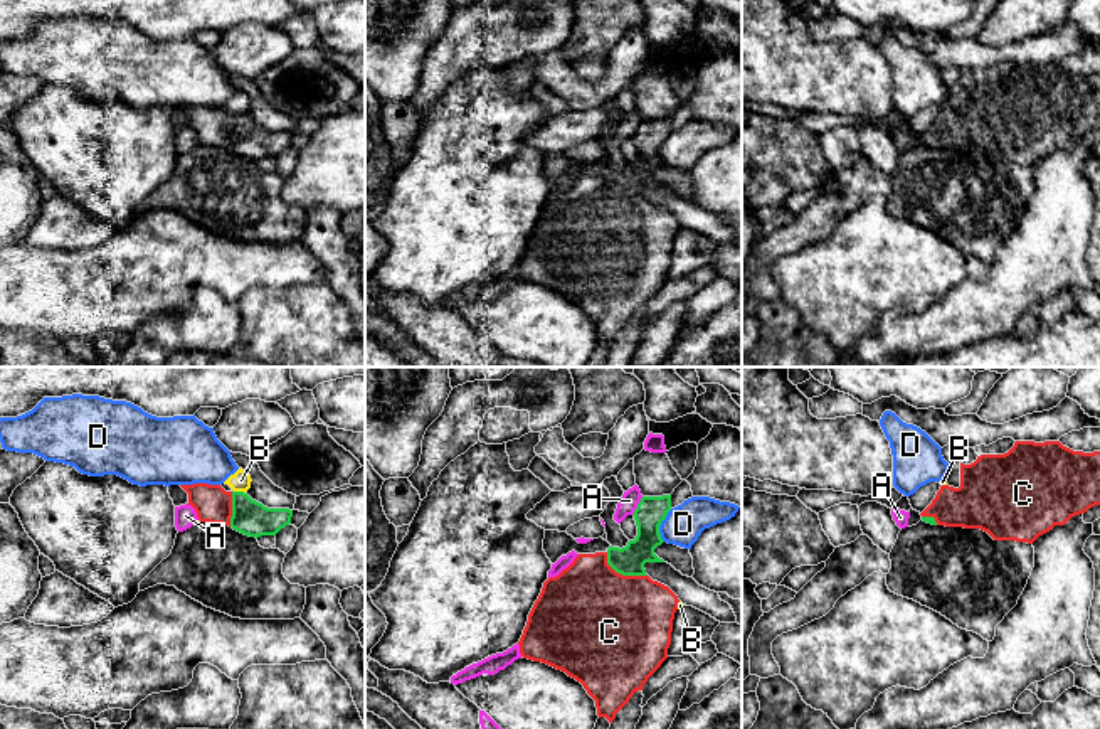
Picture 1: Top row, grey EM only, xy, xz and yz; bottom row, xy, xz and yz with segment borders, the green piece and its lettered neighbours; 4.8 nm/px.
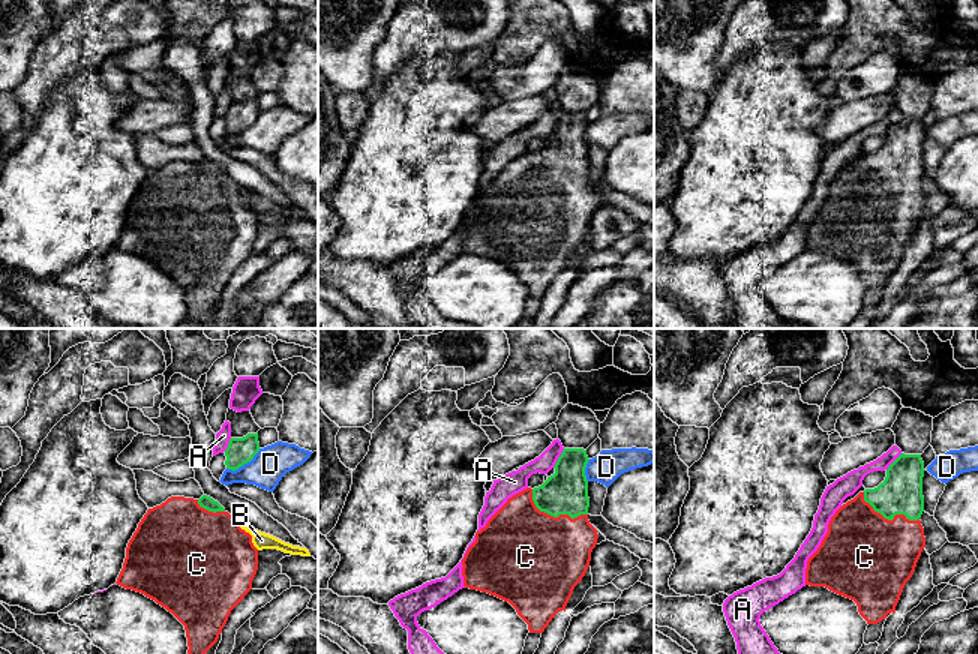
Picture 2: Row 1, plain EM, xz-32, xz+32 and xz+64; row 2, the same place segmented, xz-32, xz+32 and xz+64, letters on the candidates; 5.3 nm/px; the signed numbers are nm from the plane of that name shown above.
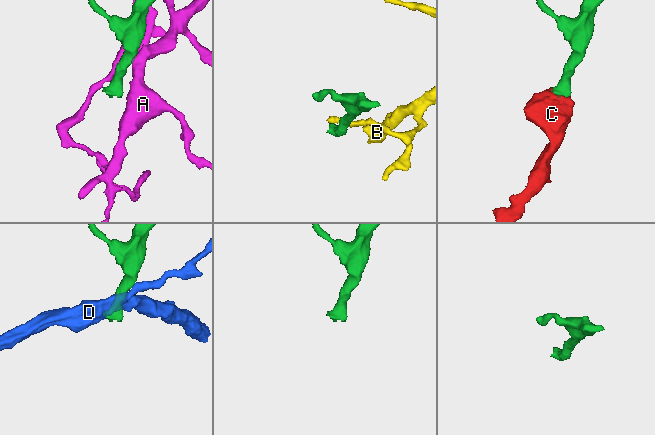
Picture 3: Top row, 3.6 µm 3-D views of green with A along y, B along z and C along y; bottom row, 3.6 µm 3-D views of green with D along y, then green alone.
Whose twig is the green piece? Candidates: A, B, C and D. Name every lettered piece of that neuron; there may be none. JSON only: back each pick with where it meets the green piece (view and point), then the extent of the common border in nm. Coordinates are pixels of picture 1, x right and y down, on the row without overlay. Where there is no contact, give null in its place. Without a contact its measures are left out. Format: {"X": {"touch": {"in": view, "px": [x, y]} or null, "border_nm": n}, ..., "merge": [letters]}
{"C": {"touch": {"in": "xz", "px": [623, 197]}, "border_nm": 240}, "merge": ["C"]}

